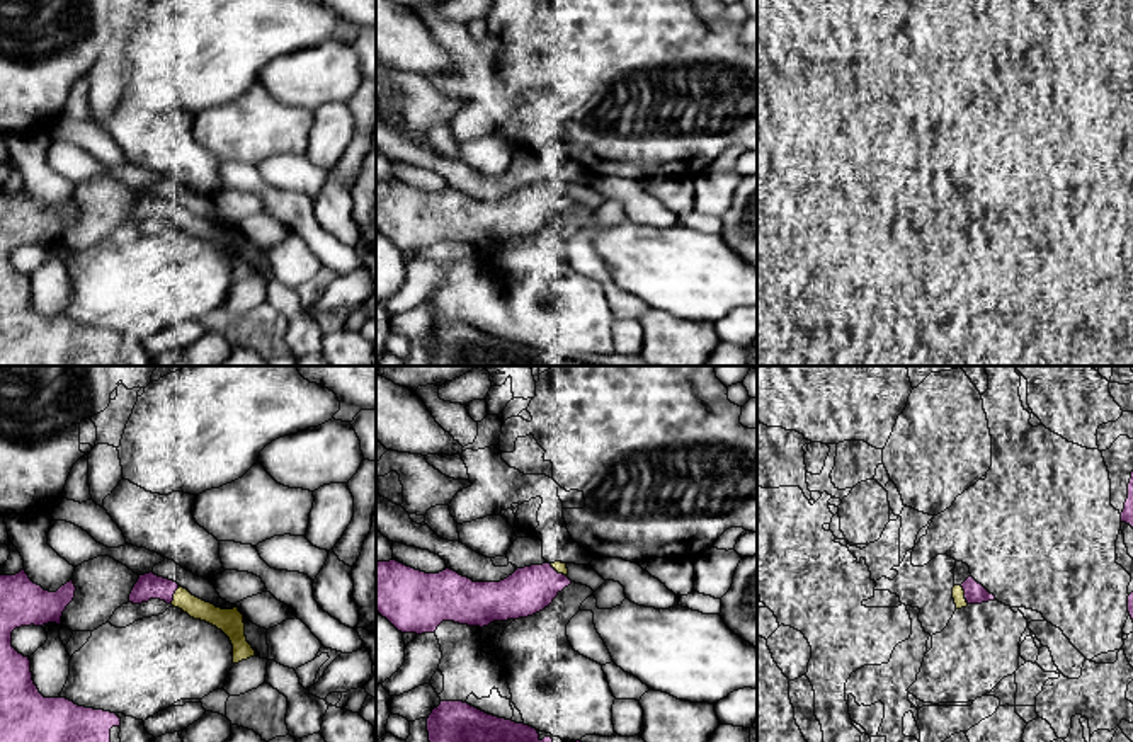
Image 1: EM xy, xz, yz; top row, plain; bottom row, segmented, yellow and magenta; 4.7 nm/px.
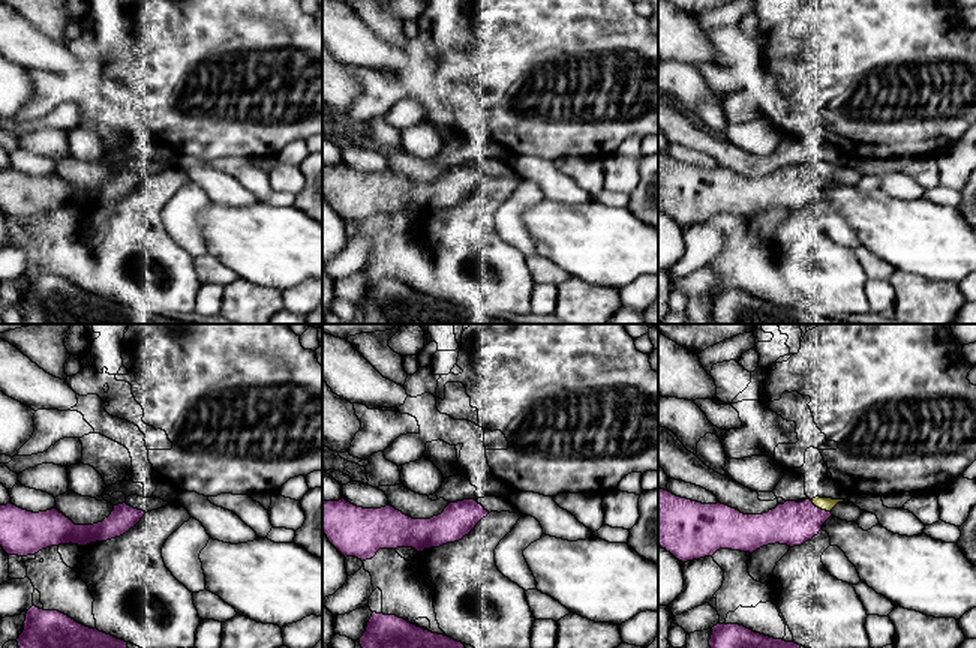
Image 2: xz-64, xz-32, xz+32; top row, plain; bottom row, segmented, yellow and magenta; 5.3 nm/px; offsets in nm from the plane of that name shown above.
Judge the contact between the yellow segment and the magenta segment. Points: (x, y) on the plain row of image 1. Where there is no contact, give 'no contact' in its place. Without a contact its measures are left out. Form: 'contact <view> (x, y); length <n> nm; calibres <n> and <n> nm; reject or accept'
contact xy (174, 213); length 100 nm; calibres 100 and 120 nm; accept

